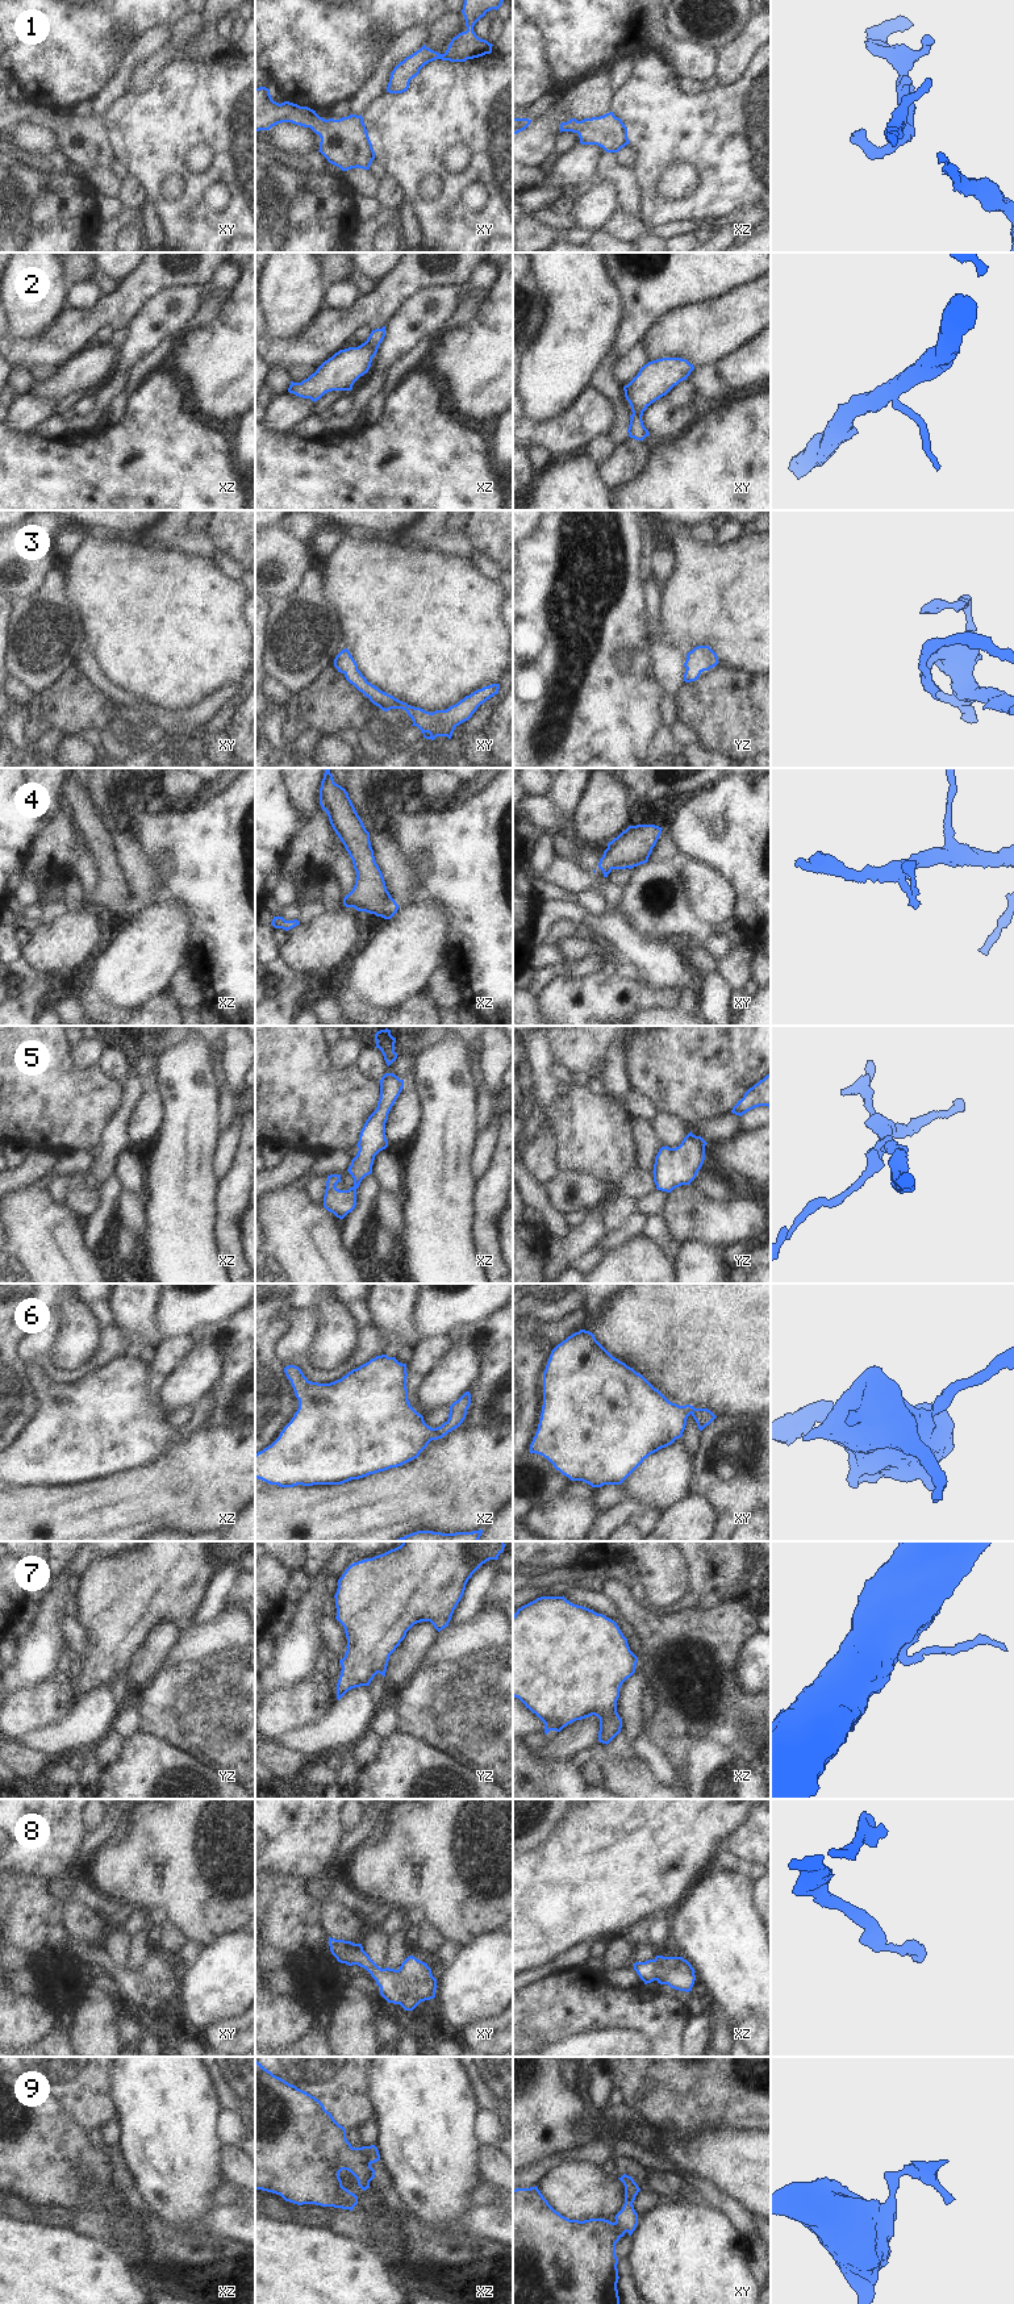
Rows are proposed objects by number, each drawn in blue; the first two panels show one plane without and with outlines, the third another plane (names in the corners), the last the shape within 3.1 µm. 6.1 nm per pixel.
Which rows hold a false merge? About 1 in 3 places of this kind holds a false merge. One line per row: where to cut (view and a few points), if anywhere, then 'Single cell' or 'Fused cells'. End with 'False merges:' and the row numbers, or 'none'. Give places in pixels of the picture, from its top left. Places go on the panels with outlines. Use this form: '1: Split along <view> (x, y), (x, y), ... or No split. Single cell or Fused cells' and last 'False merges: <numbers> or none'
1: No split. Single cell
2: No split. Single cell
3: No split. Single cell
4: No split. Single cell
5: No split. Single cell
6: No split. Single cell
7: No split. Single cell
8: No split. Single cell
9: Split along xz (361, 2148), (371, 2162). Fused cells
False merges: 9.

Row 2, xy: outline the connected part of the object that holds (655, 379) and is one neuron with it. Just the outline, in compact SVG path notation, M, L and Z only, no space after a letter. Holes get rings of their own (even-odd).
M681 358L656 359L639 370L638 375L623 387L633 412L627 429L630 438L643 441L650 435L642 421L643 412L680 381L687 380L693 370L693 364Z

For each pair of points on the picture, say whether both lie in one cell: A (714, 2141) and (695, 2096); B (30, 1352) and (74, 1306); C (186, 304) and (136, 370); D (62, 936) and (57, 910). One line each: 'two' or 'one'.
A: two
B: two
C: two
D: two

